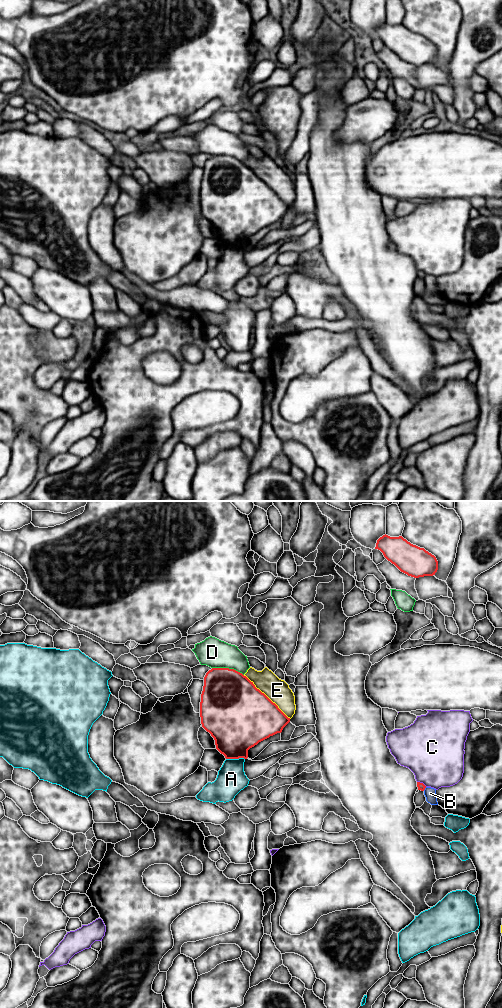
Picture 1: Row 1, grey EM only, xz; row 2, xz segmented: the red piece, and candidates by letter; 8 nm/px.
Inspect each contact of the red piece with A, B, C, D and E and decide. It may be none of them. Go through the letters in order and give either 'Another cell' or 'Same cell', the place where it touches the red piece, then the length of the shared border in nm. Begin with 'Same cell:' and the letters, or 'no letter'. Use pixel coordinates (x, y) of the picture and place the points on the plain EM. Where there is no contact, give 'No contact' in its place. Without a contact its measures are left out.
Same cell: no letter
A: Another cell. Touches red at xz (235, 246). Shared border 150 nm
B: Another cell. Touches red at xz (424, 277). Shared border 40 nm
C: Another cell. Touches red at xz (422, 271). Shared border 90 nm
D: Another cell. Touches red at xz (228, 156). Shared border 260 nm
E: Another cell. Touches red at xz (266, 184). Shared border 500 nm

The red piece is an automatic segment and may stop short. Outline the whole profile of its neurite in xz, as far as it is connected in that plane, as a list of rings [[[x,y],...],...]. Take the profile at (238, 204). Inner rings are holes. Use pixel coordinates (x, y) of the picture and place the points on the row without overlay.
[[[212,156],[204,165],[200,205],[226,247],[248,246],[248,238],[281,221],[290,210],[242,161]]]

